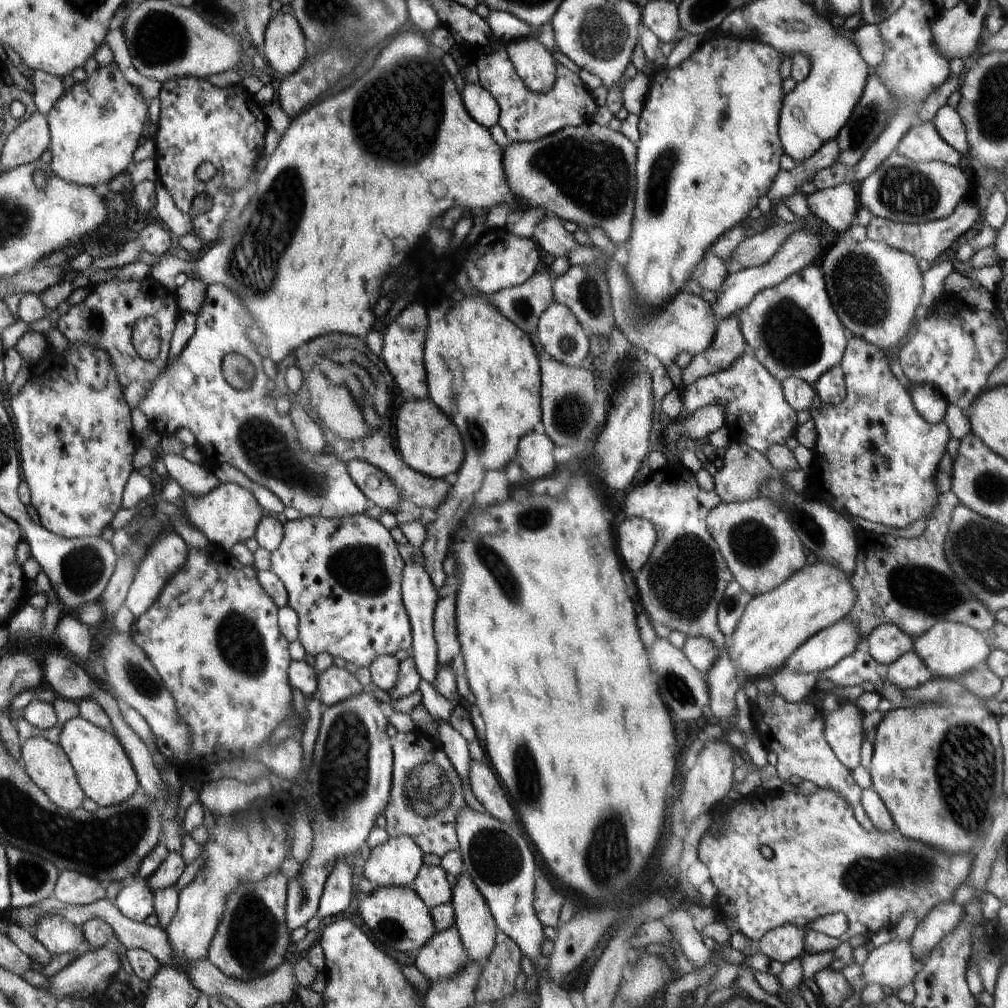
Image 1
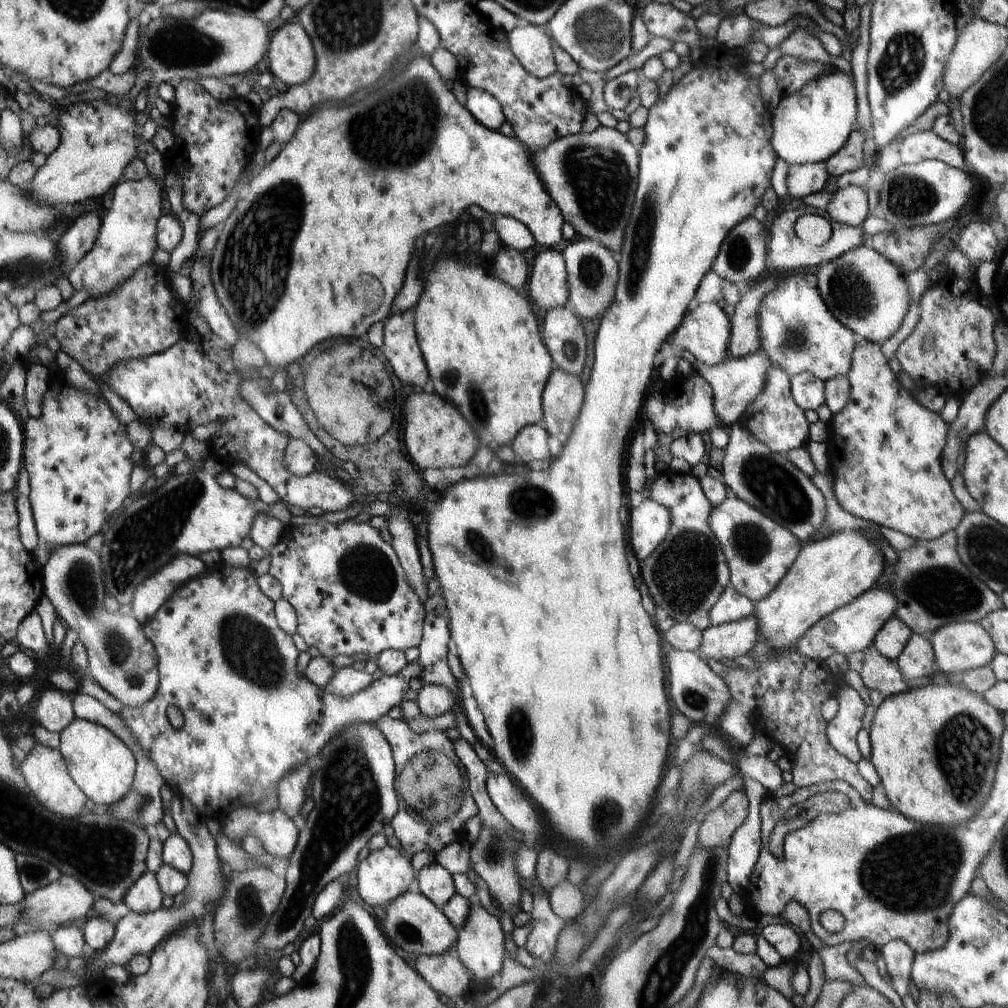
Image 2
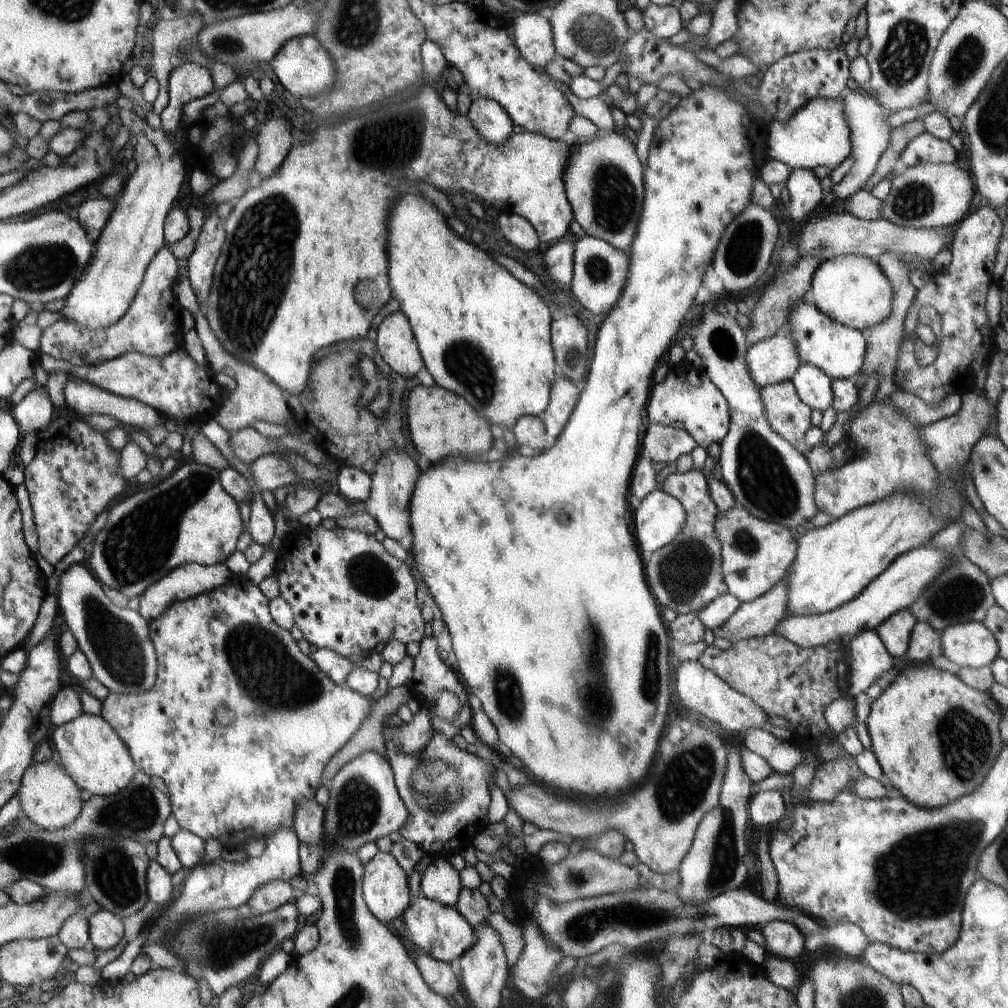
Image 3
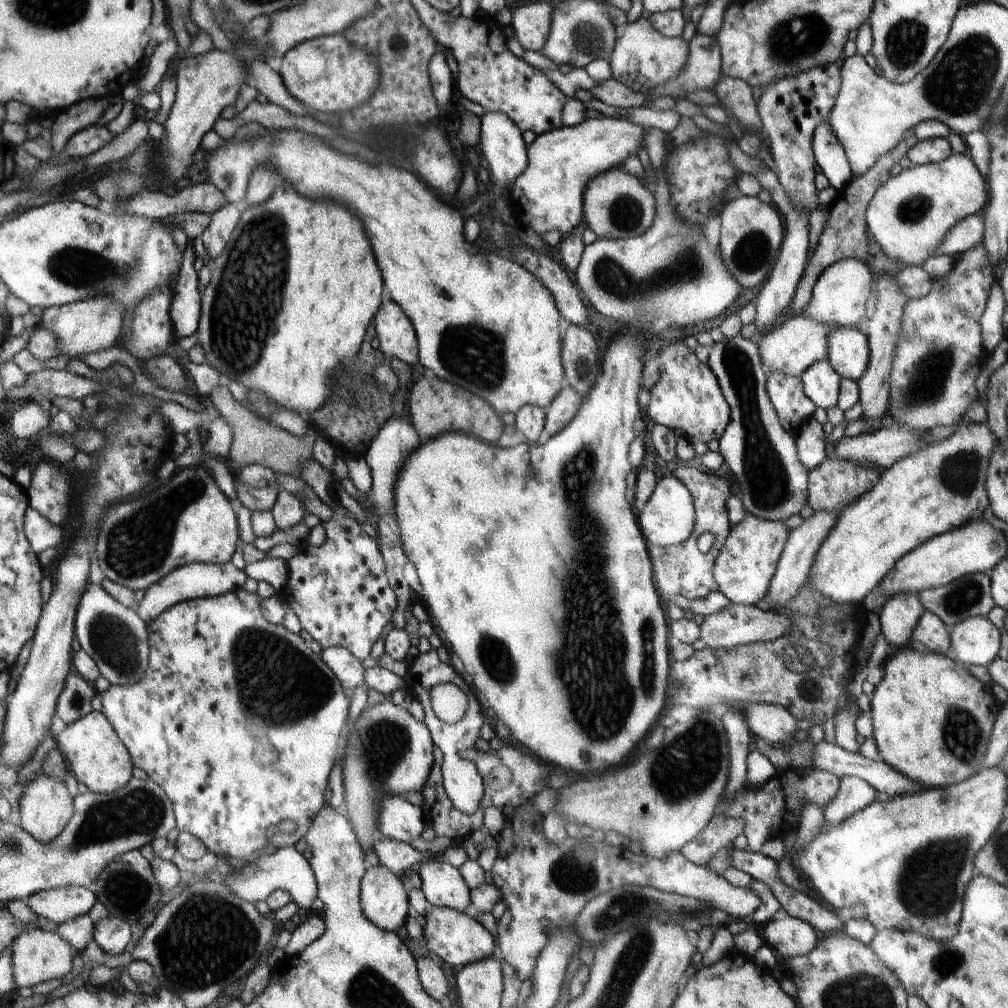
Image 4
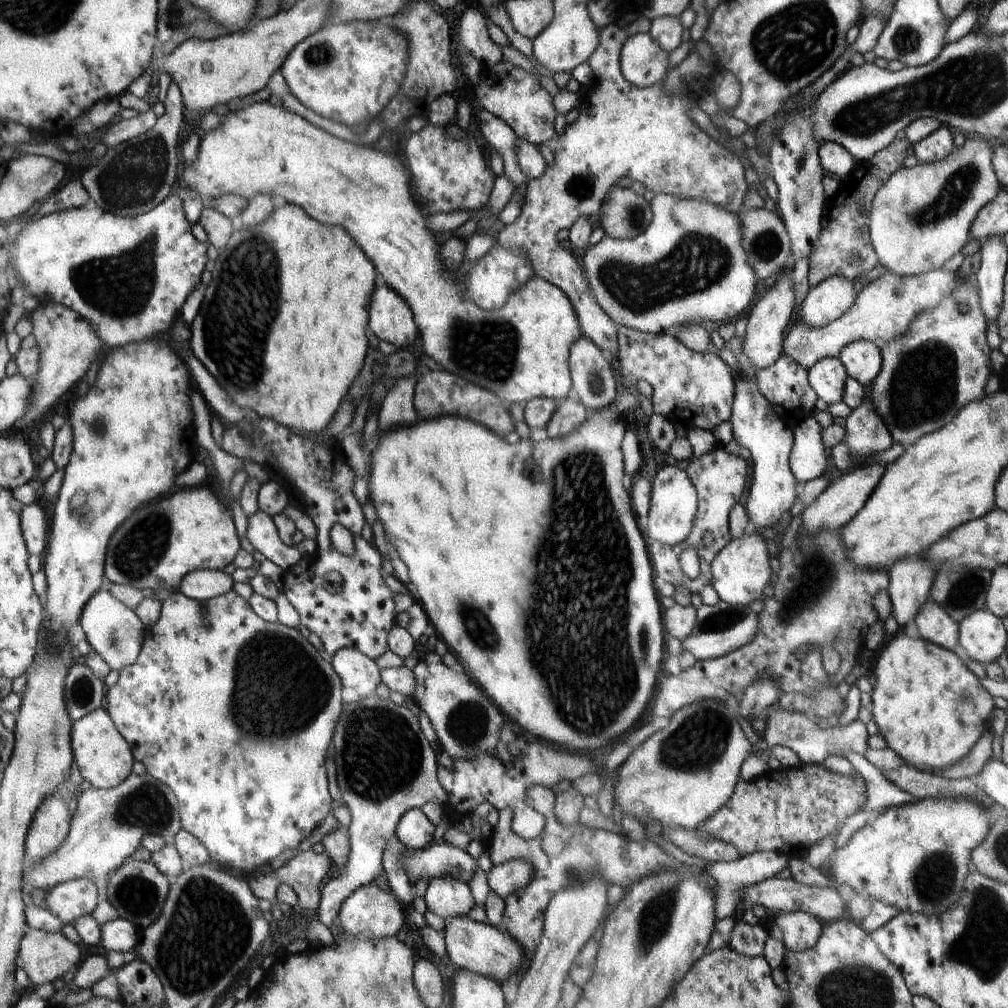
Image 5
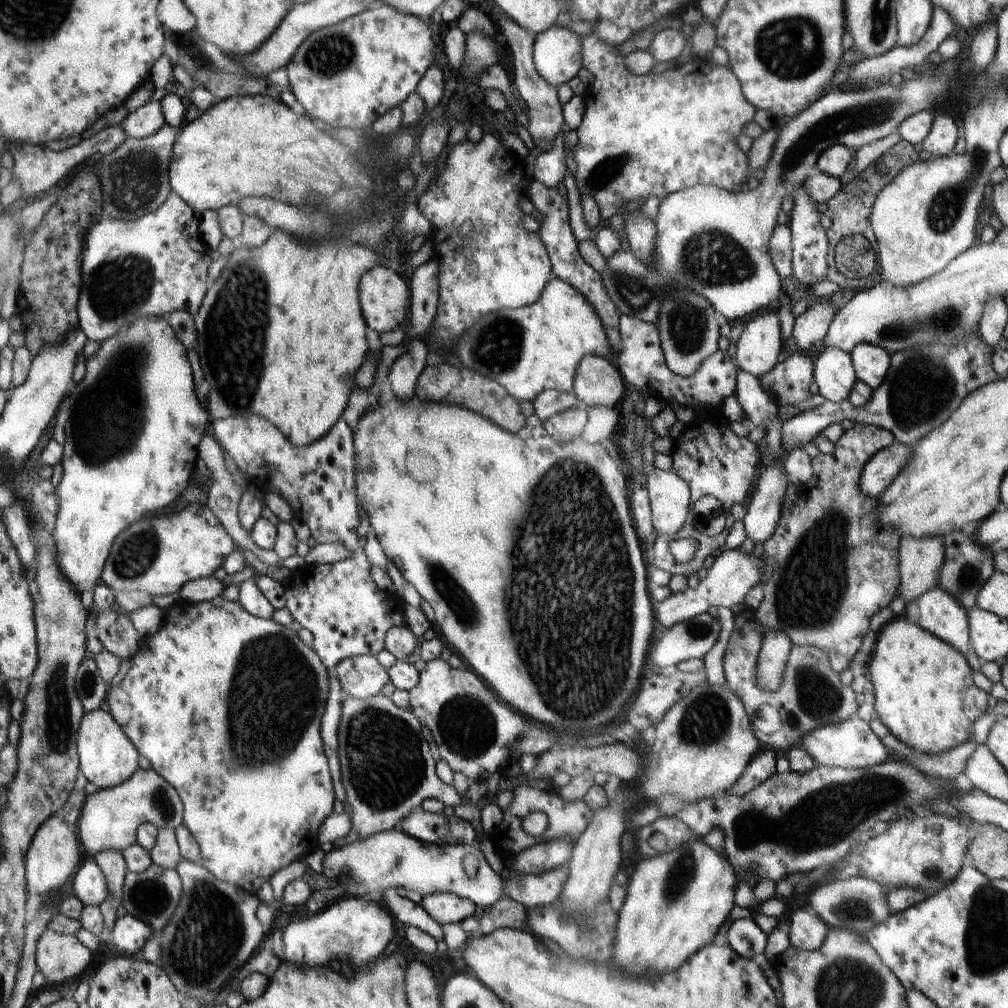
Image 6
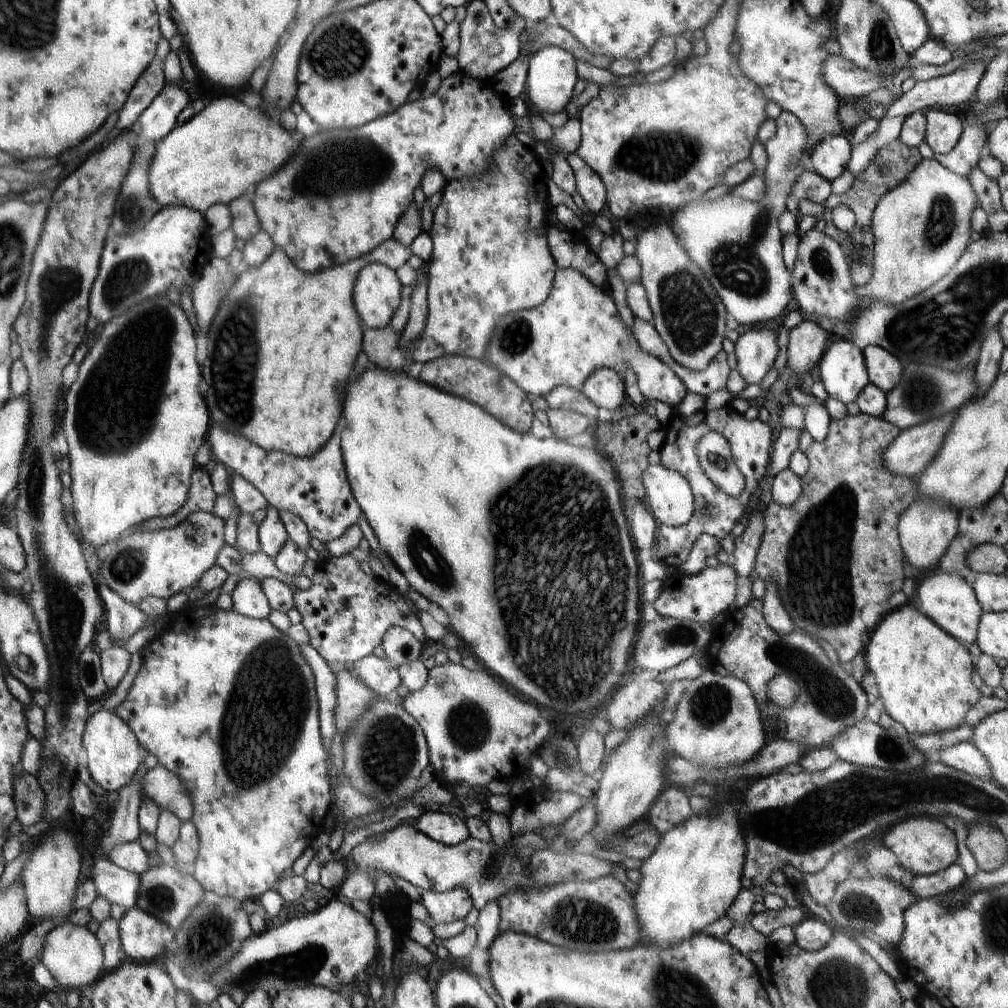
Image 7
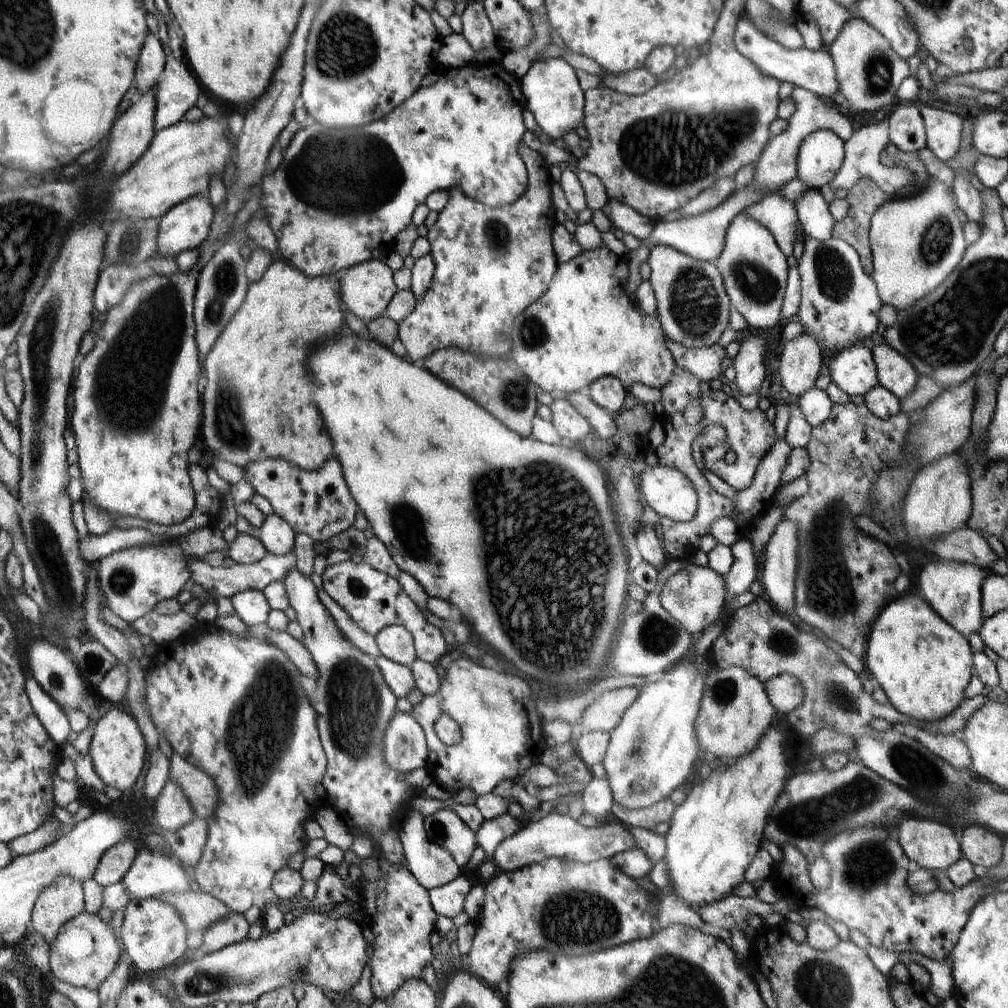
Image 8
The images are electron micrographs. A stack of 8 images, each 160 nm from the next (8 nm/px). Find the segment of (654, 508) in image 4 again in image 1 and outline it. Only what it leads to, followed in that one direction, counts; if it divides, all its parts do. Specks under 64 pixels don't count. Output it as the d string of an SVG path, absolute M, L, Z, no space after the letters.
M628 517L618 526L616 550L630 572L640 570L650 558L657 537L649 520Z

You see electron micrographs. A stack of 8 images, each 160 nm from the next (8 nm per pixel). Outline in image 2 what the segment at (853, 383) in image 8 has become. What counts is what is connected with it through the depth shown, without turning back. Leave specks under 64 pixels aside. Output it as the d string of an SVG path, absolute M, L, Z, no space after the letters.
M804 372L789 379L792 398L802 410L816 410L825 403L825 381L814 376L814 373Z

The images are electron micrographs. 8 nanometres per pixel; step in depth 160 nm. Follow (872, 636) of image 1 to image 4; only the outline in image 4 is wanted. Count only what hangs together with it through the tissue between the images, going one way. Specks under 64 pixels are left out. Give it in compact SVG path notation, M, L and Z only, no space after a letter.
M901 593L886 600L879 619L881 633L892 650L910 646L912 631L918 624L925 608L916 593Z

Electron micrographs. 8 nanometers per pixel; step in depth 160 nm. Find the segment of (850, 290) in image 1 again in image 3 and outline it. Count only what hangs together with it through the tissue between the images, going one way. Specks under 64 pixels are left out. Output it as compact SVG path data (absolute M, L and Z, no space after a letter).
M840 255L824 260L811 282L813 303L832 320L864 333L884 322L893 307L893 288L885 272L871 258Z

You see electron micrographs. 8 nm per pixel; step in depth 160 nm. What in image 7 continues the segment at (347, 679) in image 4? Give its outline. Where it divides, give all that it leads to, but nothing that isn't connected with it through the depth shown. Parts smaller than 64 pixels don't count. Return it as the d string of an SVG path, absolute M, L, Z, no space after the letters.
M374 655L366 656L350 666L352 674L360 678L372 692L376 692L379 698L385 698L402 685L398 666L387 659L377 658Z

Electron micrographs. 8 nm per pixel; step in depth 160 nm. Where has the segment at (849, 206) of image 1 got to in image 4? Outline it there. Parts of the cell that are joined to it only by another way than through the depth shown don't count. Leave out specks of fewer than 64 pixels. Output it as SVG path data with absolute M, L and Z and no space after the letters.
M952 153L941 163L916 165L914 168L902 169L896 177L891 177L875 192L869 202L865 219L869 235L874 236L882 250L894 260L901 260L908 266L922 267L924 261L935 252L941 238L967 216L984 210L988 200L986 178L982 176L972 158L962 153Z

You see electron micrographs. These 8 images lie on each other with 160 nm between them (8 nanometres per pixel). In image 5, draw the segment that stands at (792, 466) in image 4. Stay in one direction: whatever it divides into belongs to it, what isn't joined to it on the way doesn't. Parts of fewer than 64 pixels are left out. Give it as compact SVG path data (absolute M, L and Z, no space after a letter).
M742 354L737 356L737 361L739 373L736 375L732 370L735 389L729 422L732 424L733 439L740 446L746 447L752 462L751 491L743 498L743 505L748 518L758 530L772 528L778 524L782 514L791 510L797 497L798 482L789 467L789 456L795 438L792 430L778 418L768 399L760 393L755 379L756 369L752 368Z

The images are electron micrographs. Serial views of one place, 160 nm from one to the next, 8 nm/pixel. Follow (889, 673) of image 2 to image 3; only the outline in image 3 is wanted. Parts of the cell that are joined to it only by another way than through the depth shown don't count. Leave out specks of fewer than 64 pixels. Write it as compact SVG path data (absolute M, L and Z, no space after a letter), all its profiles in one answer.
M860 631L848 644L851 659L847 670L849 694L856 697L892 668L893 656L880 637L872 631Z

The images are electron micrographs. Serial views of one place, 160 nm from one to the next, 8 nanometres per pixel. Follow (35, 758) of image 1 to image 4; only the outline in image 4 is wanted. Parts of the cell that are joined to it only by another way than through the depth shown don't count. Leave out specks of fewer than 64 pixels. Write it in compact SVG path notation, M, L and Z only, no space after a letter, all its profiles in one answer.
M41 770L33 773L30 780L22 786L18 808L21 816L20 826L42 844L54 840L64 830L74 814L73 797L64 782Z

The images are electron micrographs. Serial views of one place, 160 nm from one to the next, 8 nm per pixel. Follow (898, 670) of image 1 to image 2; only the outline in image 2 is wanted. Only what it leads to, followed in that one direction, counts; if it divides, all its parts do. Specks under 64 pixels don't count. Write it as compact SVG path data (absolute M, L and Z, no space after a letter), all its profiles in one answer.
M912 633L896 665L906 678L931 678L934 661L933 648L927 636Z

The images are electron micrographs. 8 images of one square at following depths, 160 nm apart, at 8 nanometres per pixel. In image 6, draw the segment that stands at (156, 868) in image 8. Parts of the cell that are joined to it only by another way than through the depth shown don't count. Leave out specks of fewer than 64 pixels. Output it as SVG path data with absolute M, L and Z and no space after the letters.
M88 860L78 866L72 876L72 894L84 907L97 907L104 902L107 895L105 876L94 860Z

